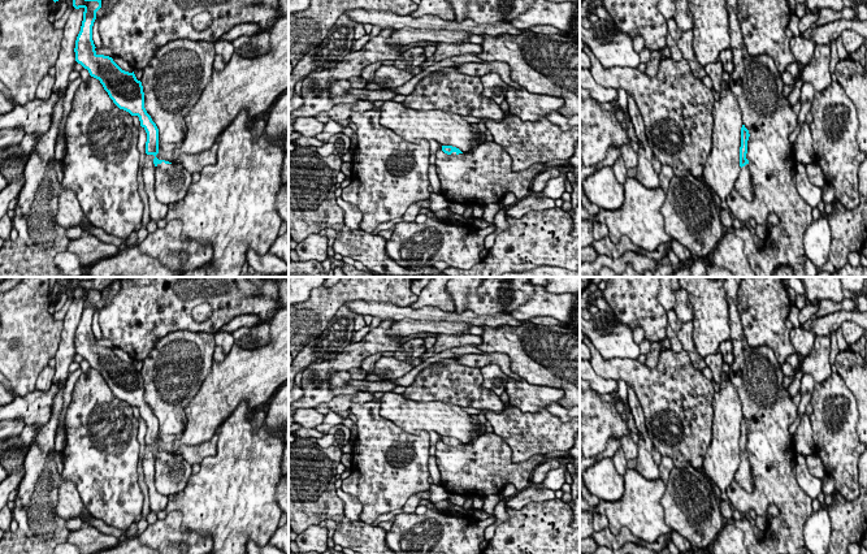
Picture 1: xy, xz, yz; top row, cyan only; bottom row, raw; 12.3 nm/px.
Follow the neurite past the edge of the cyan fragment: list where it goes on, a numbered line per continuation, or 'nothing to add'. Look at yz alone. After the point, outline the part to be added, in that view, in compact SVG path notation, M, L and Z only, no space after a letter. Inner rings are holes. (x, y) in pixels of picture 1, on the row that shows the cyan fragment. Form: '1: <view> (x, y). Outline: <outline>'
1: yz (744, 185). Outline: M749 164L741 168L741 173L734 182L734 189L749 202L754 200L754 187L751 182L751 172Z

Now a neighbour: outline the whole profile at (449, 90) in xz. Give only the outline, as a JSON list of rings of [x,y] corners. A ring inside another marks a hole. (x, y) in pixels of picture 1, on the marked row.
[[[458,65],[442,68],[424,77],[406,96],[402,103],[408,109],[415,111],[443,111],[451,112],[460,117],[472,116],[477,118],[502,120],[506,117],[500,105],[493,99],[482,95],[481,78],[476,75],[465,75],[458,70]]]

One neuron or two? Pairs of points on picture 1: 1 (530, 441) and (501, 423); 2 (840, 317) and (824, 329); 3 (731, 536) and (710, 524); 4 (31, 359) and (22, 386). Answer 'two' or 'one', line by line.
1: one
2: one
3: two
4: one

